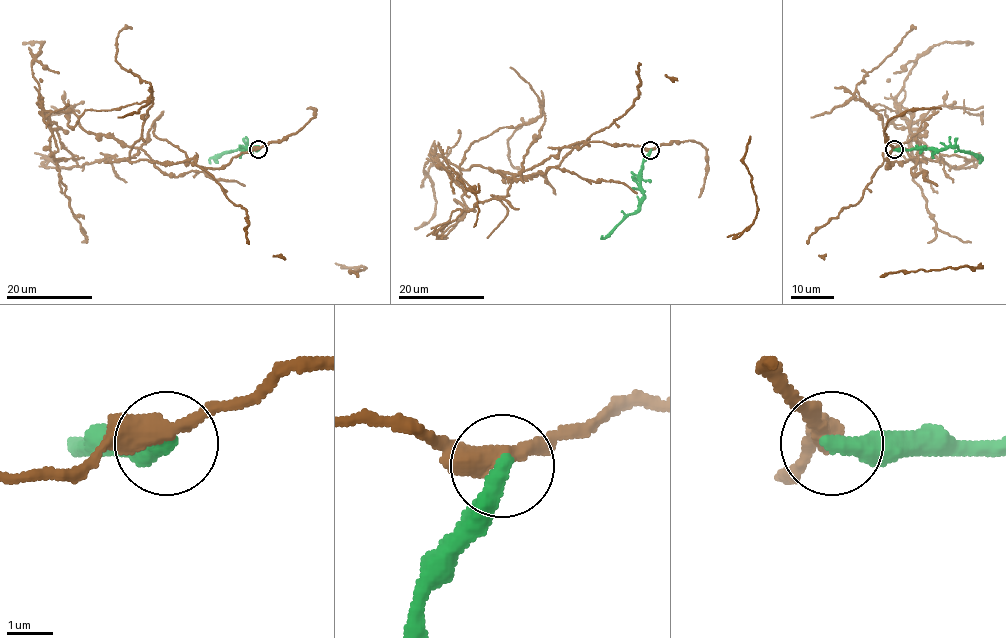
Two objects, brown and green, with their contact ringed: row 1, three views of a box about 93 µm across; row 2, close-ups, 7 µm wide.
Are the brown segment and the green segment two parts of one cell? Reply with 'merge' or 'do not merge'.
do not merge

